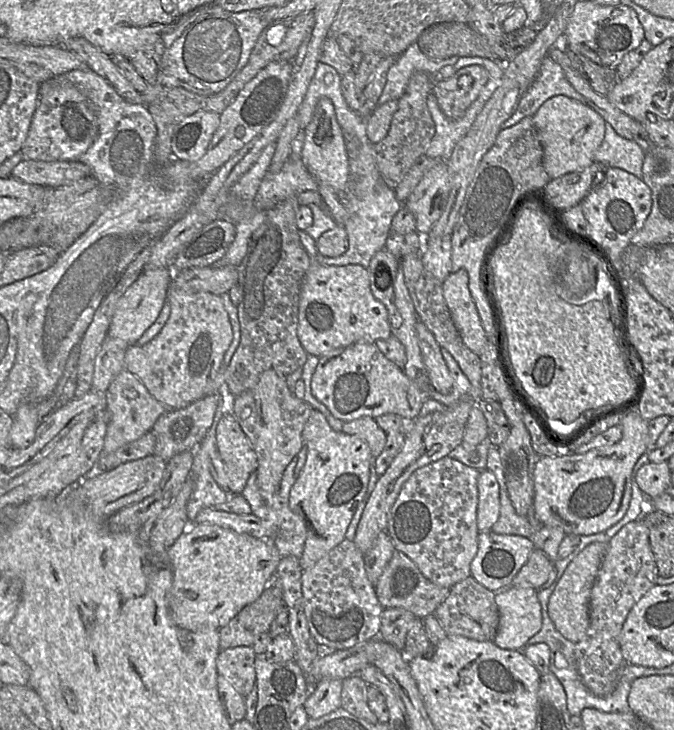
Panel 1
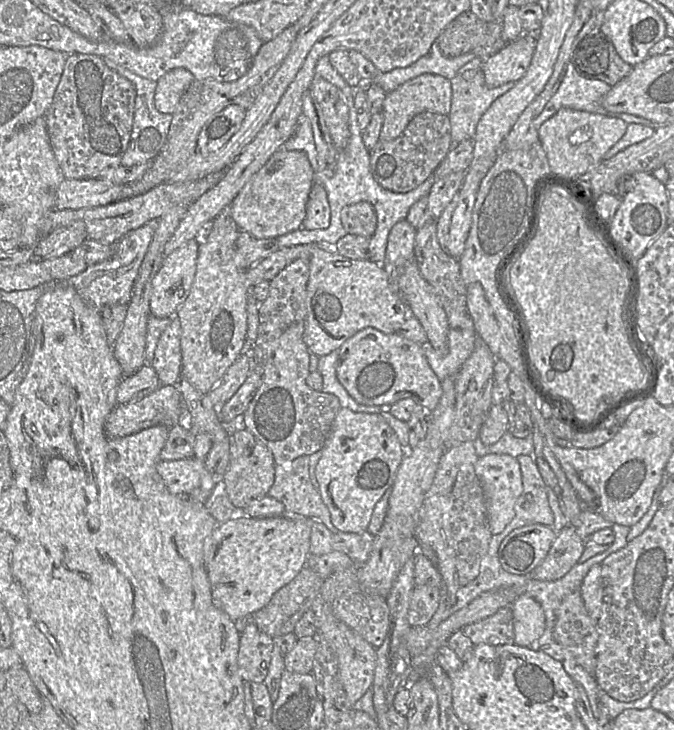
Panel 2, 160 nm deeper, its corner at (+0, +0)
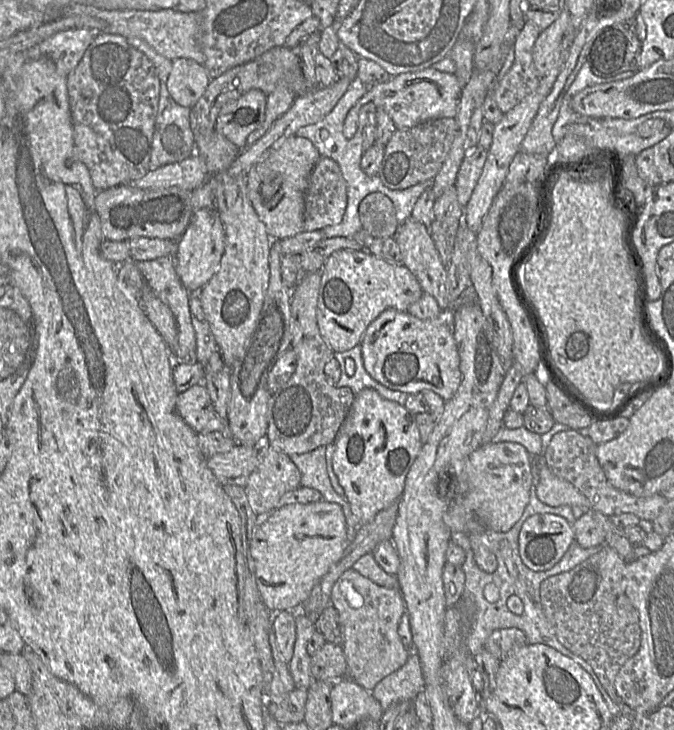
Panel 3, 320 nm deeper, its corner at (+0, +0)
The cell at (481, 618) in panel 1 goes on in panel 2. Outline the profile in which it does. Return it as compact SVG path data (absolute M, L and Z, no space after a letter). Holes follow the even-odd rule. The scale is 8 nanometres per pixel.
M510 606L500 608L495 614L468 624L460 630L474 645L513 644L514 626Z

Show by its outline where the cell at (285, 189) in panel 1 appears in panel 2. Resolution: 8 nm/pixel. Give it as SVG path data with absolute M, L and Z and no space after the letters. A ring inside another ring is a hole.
M362 201L352 208L344 208L341 222L347 233L370 238L377 228L376 205Z

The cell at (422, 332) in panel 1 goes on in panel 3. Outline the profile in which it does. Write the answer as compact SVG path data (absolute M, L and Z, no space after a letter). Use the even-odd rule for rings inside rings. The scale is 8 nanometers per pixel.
M410 216L400 225L394 238L400 248L403 265L415 275L423 292L432 295L437 300L441 309L449 308L451 302L448 299L447 267L441 260L430 230L423 223L418 222Z

